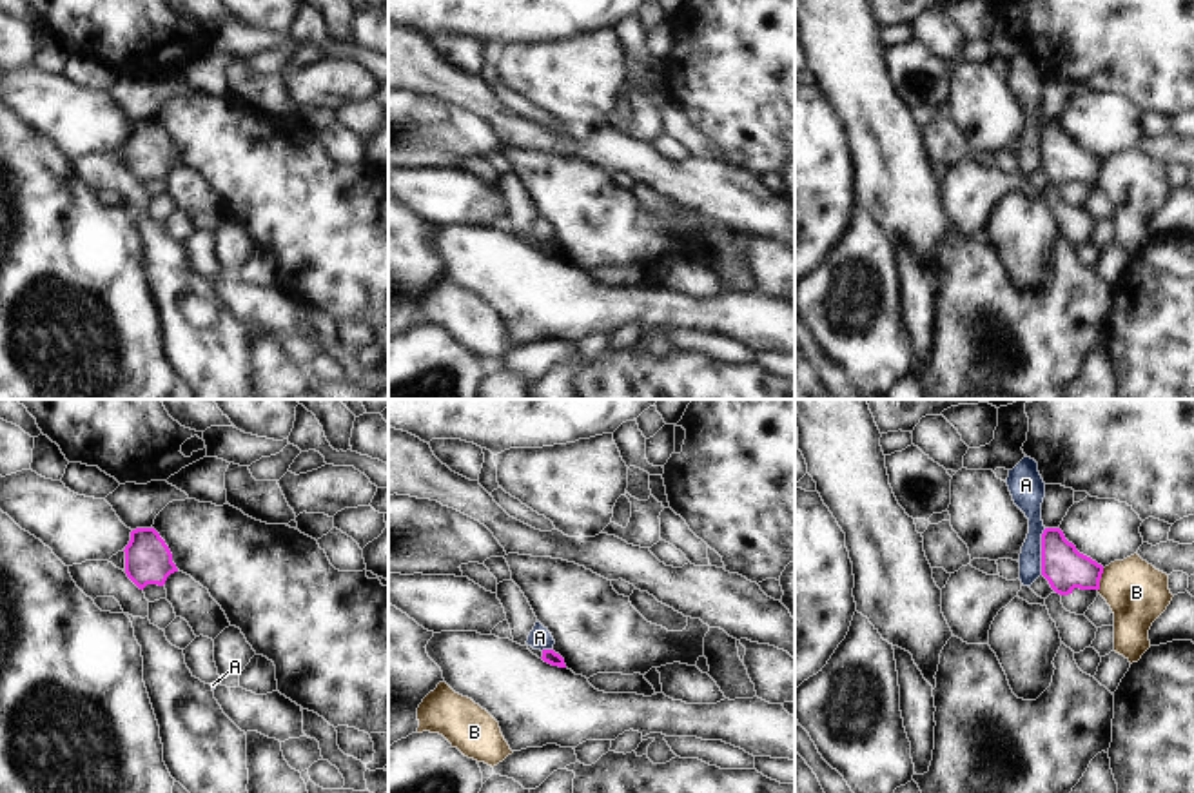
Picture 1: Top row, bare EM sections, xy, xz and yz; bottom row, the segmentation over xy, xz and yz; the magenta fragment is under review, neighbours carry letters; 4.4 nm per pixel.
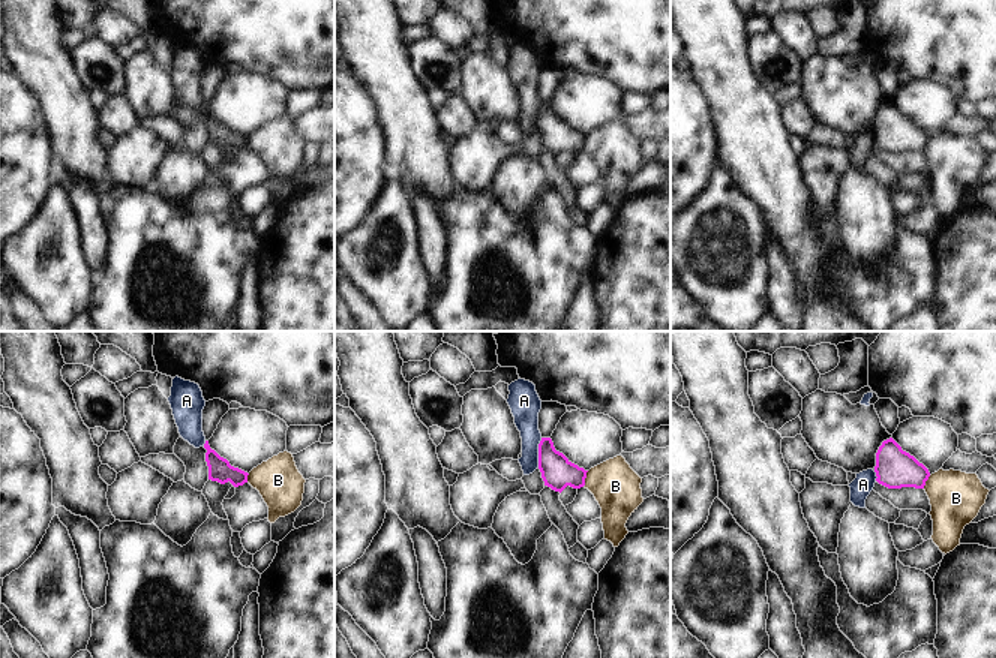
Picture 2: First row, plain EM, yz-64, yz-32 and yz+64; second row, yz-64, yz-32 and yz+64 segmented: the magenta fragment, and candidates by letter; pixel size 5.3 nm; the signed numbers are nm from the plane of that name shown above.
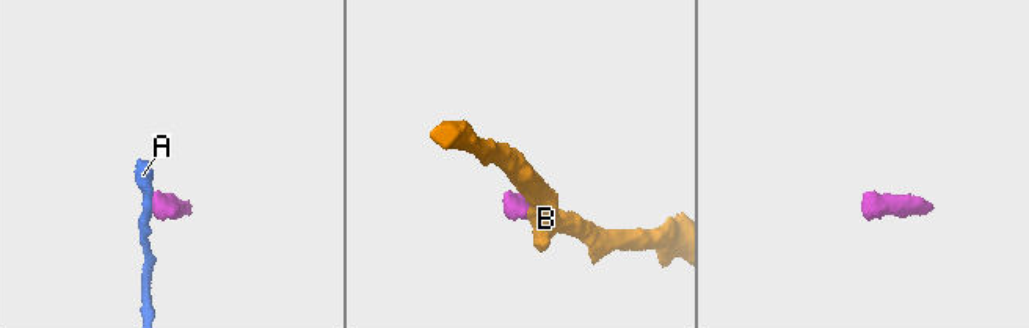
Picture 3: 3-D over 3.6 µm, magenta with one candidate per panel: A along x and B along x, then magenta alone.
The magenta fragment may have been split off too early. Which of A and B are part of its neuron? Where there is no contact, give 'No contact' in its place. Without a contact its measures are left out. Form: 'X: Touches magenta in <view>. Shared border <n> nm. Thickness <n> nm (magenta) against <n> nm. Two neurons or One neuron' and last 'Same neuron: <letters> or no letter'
A: Touches magenta in yz. Shared border 200 nm. Thickness 190 nm (magenta) against 120 nm. Two neurons
B: Touches magenta in yz. Shared border 110 nm. Thickness 190 nm (magenta) against 280 nm. Two neurons
Same neuron: no letter

